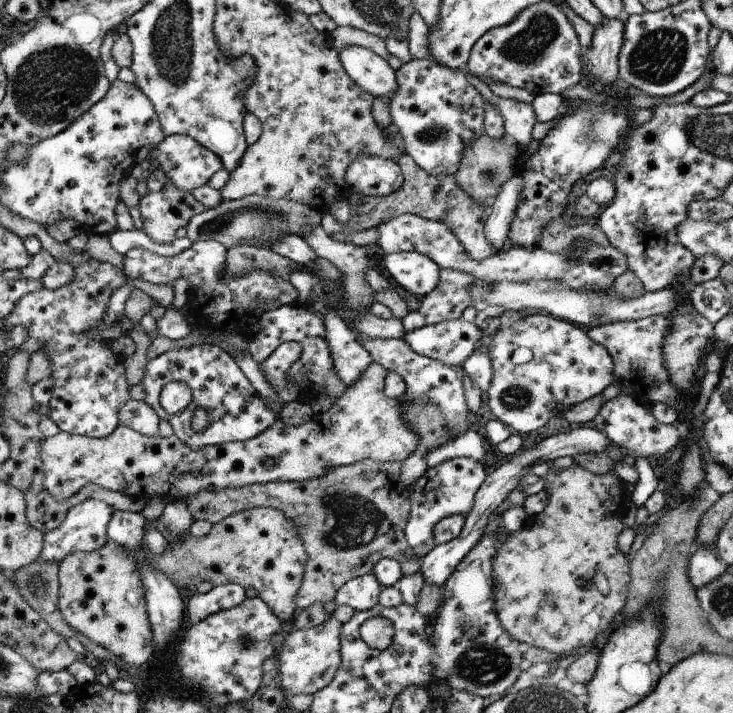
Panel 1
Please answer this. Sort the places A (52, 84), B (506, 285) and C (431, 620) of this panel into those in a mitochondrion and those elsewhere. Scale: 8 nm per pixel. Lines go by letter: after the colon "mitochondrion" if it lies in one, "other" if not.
A: mitochondrion
B: other
C: other

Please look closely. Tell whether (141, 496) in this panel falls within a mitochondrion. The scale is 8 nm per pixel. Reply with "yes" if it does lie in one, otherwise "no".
no

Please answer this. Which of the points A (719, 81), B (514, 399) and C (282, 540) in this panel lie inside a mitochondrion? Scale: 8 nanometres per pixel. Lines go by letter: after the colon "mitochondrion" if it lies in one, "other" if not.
A: other
B: mitochondrion
C: other

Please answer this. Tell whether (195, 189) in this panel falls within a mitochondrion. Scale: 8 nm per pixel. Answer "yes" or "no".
no

